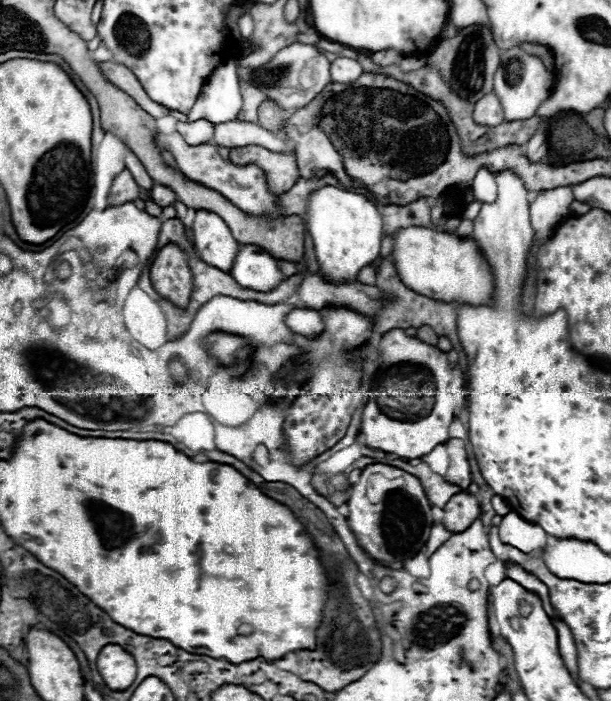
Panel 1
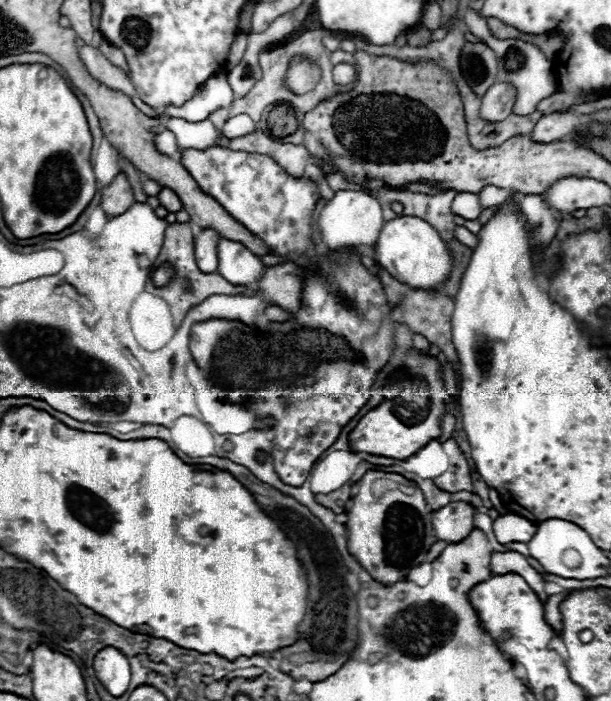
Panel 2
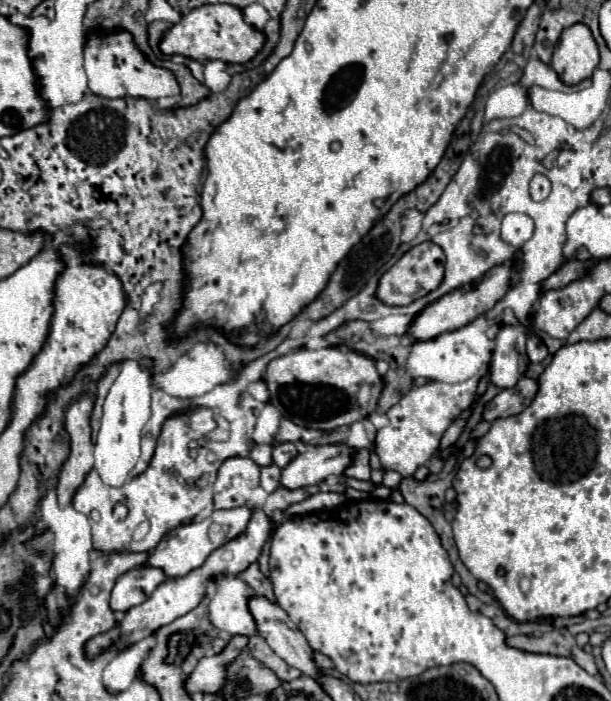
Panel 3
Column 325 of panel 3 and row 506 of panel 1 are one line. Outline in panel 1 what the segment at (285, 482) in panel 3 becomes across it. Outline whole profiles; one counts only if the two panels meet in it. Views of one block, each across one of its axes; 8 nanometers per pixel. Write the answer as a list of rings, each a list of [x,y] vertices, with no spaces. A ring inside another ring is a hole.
[[[458,492],[454,494],[454,498],[450,498],[450,502],[446,502],[442,524],[452,532],[462,532],[478,516],[480,516],[480,506],[476,496],[468,492]]]

